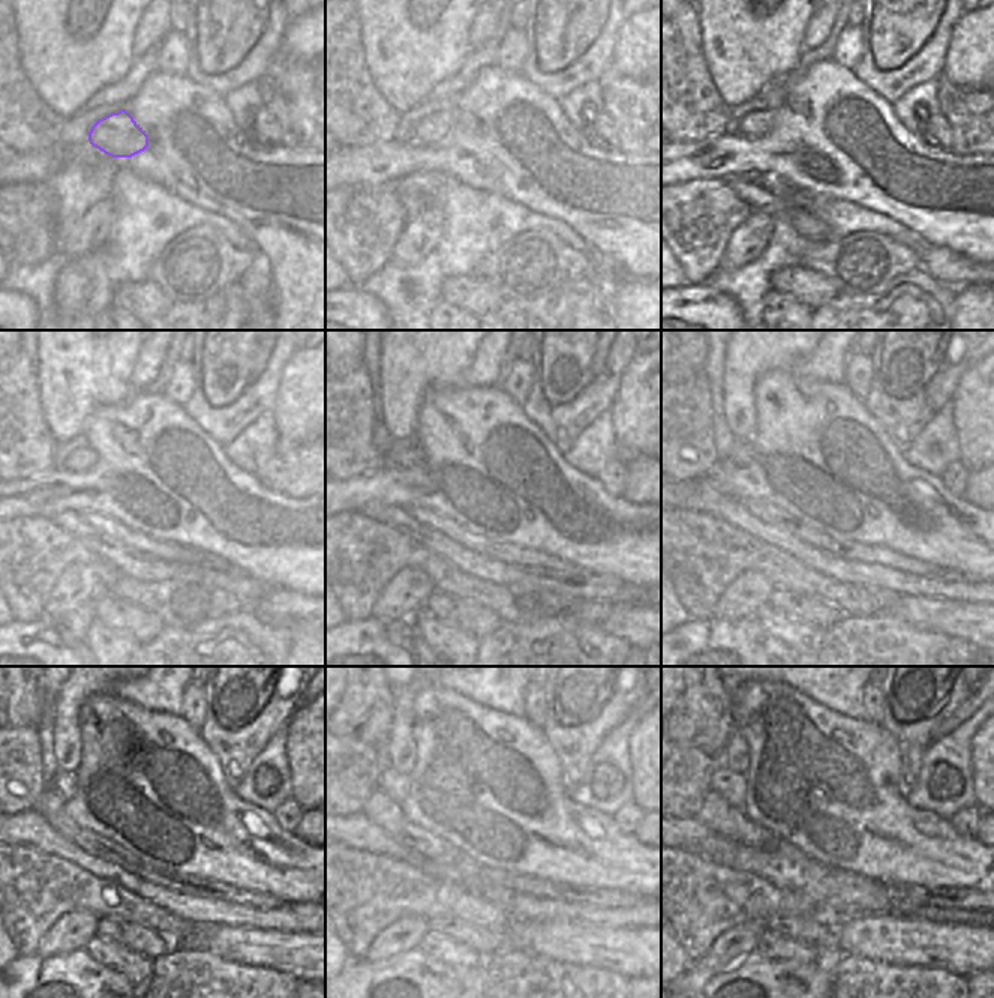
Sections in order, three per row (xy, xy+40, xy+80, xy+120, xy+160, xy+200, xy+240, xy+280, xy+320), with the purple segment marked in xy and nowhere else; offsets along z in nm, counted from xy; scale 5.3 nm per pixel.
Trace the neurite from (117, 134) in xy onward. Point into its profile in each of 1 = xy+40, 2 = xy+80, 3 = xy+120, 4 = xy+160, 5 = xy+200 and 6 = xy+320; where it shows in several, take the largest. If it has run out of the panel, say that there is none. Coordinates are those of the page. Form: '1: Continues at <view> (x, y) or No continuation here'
1: Continues at xy+40 (432, 128)
2: Continues at xy+80 (754, 125)
3: Continues at xy+120 (81, 459)
4: Continues at xy+160 (405, 459)
5: Continues at xy+200 (741, 453)
6: Continues at xy+320 (730, 785)

